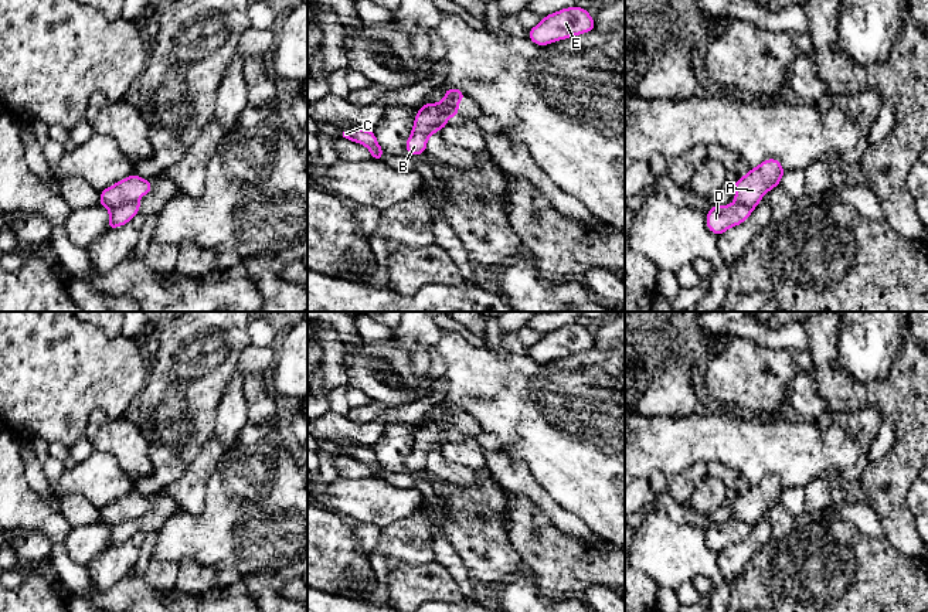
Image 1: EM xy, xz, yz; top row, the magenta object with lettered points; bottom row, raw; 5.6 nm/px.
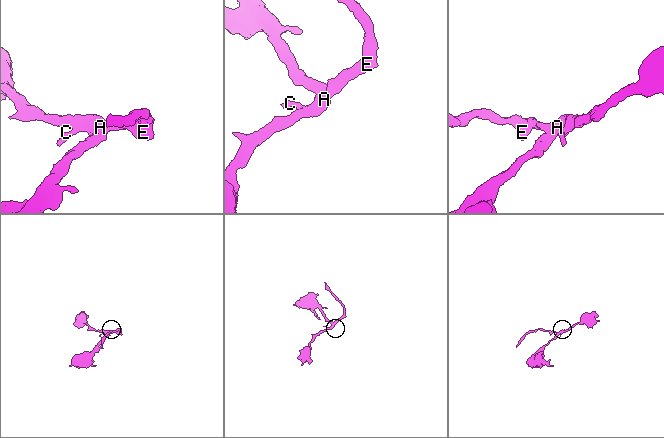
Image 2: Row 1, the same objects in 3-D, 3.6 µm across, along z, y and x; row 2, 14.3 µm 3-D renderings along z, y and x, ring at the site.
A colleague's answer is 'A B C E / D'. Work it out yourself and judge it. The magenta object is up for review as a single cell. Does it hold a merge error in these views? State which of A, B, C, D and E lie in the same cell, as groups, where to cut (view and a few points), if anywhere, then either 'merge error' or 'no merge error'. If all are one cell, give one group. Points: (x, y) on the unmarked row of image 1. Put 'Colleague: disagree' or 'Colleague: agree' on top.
Colleague: agree
A B C E / D; cut in xy along (138, 516), (109, 527); merge error

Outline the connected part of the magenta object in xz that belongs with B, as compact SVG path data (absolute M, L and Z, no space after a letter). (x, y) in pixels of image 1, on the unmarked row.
M422 424L415 431L412 449L408 453L405 466L408 473L417 473L426 469L426 459L435 450L443 446L448 441L446 432L432 424Z

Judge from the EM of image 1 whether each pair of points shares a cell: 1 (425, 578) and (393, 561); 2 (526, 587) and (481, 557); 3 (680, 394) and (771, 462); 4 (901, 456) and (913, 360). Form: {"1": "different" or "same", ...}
{"1": "different", "2": "different", "3": "different", "4": "same"}

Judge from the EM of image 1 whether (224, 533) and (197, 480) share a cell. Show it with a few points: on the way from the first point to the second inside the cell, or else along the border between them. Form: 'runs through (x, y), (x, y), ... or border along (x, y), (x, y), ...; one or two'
border along (217, 463), (204, 509), (197, 514), (183, 512); two

